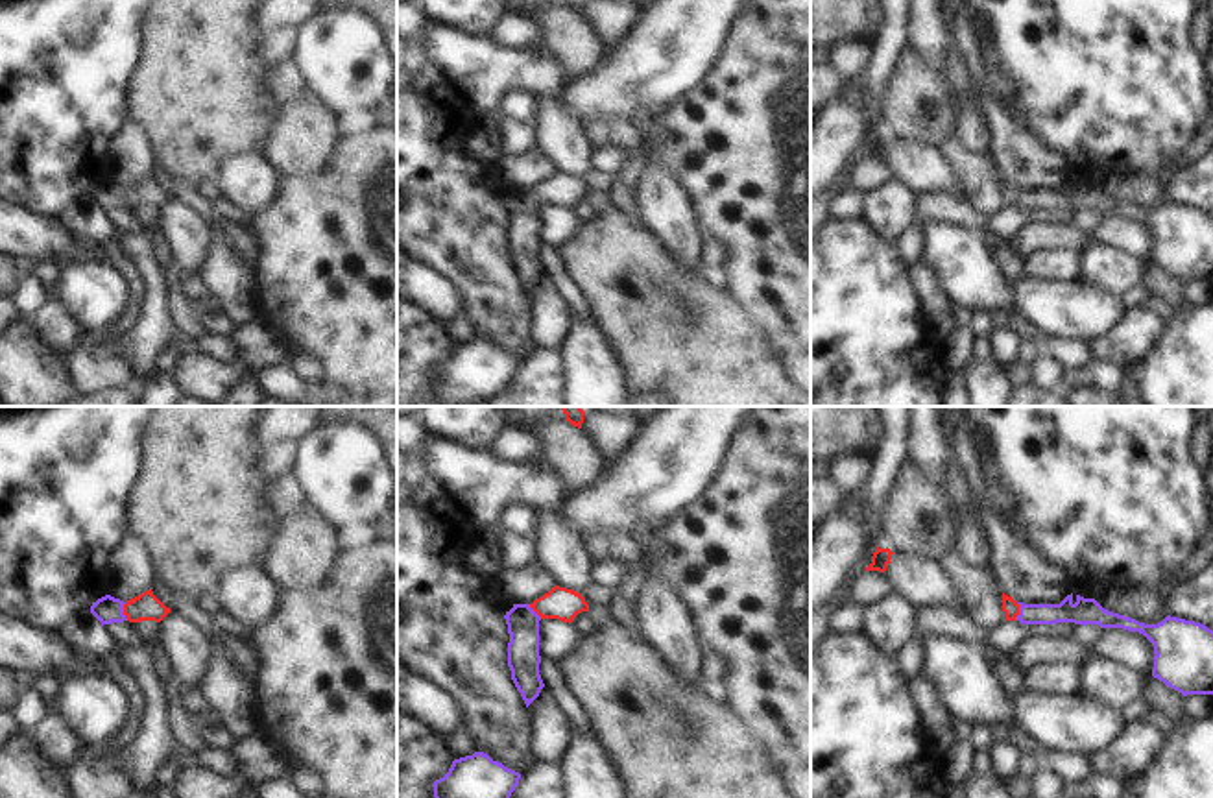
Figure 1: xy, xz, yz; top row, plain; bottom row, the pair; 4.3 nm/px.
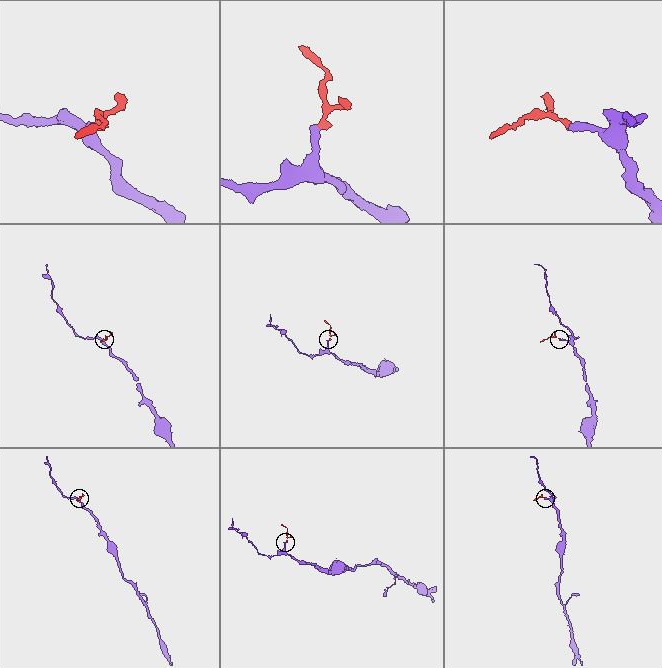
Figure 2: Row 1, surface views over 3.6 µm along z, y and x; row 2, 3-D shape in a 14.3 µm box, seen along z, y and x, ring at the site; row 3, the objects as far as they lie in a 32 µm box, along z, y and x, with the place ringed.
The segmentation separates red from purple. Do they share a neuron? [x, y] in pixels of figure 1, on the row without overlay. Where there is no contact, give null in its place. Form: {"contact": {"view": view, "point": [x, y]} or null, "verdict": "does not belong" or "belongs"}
{"contact": {"view": "xy", "point": [124, 198]}, "verdict": "belongs"}

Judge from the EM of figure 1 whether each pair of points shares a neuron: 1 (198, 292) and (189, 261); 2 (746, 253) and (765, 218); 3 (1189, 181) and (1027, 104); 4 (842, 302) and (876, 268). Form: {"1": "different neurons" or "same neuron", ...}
{"1": "different neurons", "2": "same neuron", "3": "different neurons", "4": "same neuron"}

